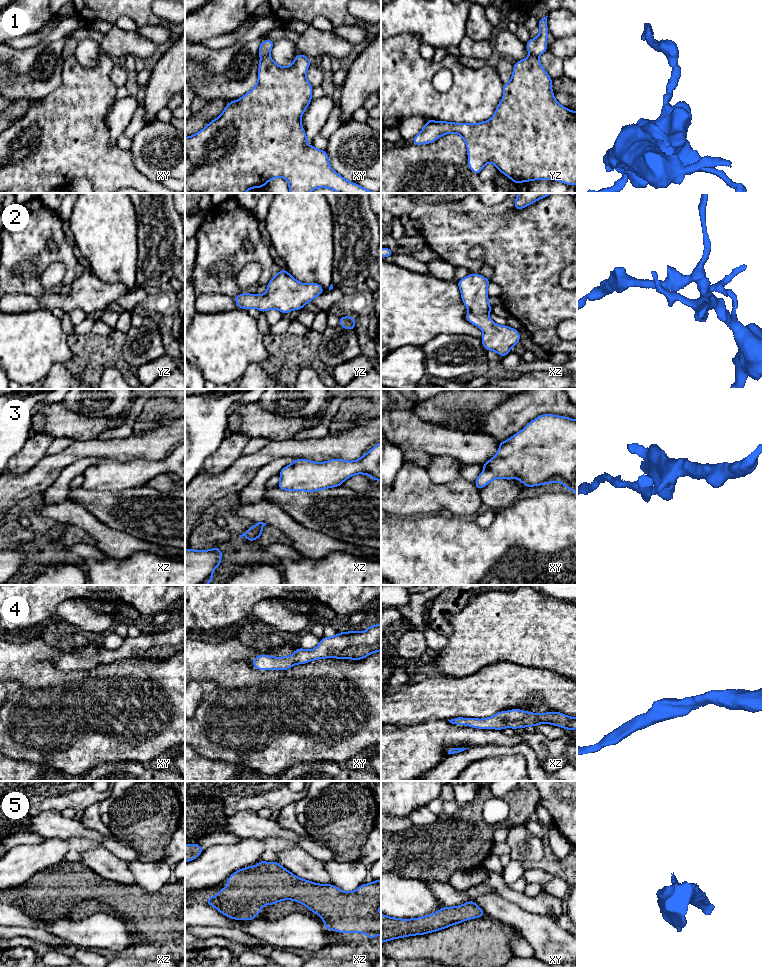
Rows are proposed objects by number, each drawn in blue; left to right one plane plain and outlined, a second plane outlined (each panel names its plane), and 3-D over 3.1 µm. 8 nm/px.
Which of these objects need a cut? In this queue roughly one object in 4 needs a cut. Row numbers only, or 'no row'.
1

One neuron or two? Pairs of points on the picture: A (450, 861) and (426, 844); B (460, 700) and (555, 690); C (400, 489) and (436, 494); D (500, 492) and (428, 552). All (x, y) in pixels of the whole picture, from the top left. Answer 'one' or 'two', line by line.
A: one
B: one
C: one
D: two

